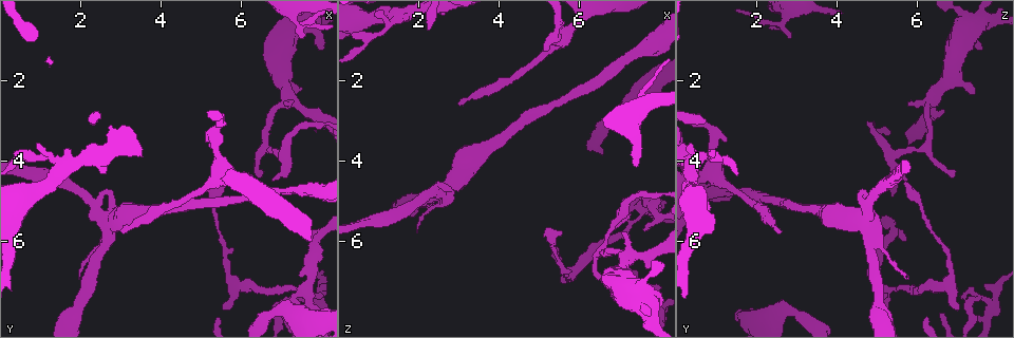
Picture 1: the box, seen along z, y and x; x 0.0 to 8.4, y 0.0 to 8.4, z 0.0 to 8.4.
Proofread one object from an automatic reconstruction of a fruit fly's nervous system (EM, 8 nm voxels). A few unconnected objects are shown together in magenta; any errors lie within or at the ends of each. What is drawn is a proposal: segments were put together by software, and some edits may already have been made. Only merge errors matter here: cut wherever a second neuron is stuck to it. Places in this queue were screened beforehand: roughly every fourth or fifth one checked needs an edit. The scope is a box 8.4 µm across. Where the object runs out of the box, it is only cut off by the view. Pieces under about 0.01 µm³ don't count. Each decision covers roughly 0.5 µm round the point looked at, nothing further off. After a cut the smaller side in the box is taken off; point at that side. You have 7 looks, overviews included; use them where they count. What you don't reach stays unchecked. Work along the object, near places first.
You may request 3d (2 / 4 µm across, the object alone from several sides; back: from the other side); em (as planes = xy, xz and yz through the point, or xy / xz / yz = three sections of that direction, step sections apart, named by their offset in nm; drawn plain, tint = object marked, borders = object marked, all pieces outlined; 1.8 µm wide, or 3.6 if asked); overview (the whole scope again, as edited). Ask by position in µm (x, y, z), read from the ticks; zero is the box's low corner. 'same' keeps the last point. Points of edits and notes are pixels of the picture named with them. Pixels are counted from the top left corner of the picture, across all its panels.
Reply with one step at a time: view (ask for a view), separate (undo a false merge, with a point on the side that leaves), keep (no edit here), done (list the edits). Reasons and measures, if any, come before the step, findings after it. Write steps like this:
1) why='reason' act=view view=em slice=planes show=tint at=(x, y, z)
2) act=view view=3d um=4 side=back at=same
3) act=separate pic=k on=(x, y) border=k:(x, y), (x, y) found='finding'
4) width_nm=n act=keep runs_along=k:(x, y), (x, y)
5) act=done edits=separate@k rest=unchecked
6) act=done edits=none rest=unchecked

why='calibre changes' act=view view=3d um=2 at=(7.45, 3.05, 4.80)

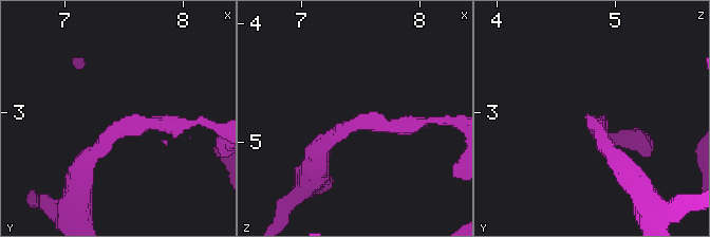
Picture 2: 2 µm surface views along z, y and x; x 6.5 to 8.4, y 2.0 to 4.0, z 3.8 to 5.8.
why='shape alone is not enough' act=view view=em slice=planes show=tint at=(7.46, 3.10, 4.84)

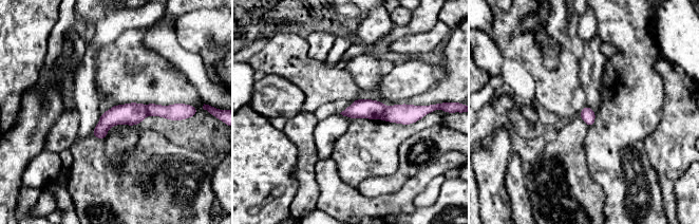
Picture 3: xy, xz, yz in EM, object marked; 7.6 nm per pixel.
width_nm=110 act=separate pic=3 on=(404, 114) border=3:(385, 107), (380, 118) found='a second neuron is stuck on'

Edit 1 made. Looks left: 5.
act=view view=overview

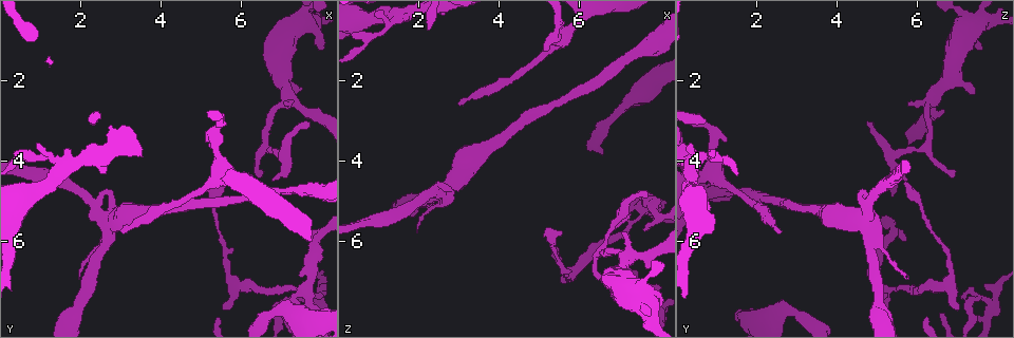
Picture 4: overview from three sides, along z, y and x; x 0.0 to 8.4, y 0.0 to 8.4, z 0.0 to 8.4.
why='sudden change in width' act=view view=em slice=planes show=tint at=(5.40, 5.05, 6.05)

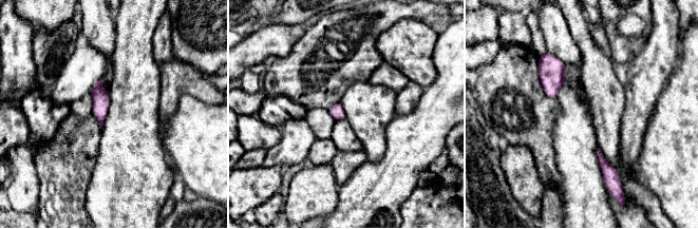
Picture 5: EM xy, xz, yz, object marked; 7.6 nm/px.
act=keep found='continuous, no second neuron'

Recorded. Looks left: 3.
why='calibre changes' act=view view=em slice=xz step=4 show=tint at=(2.60, 5.50, 4.70)

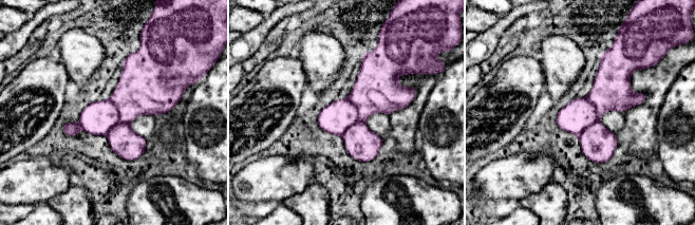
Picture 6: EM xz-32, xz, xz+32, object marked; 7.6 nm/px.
act=view view=em slice=planes show=tint at=same

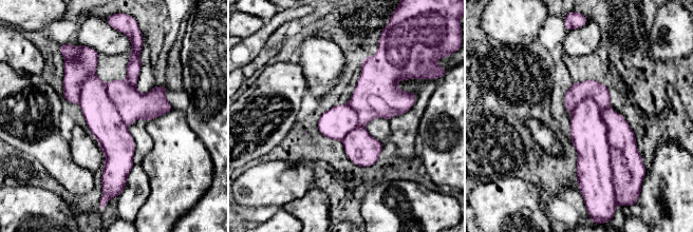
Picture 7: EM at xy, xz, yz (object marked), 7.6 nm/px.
width_nm=280 act=separate pic=7 on=(588, 133) found='two neurons meet here'

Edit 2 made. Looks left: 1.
act=done edits=separate@3,separate@7 rest=unchecked

